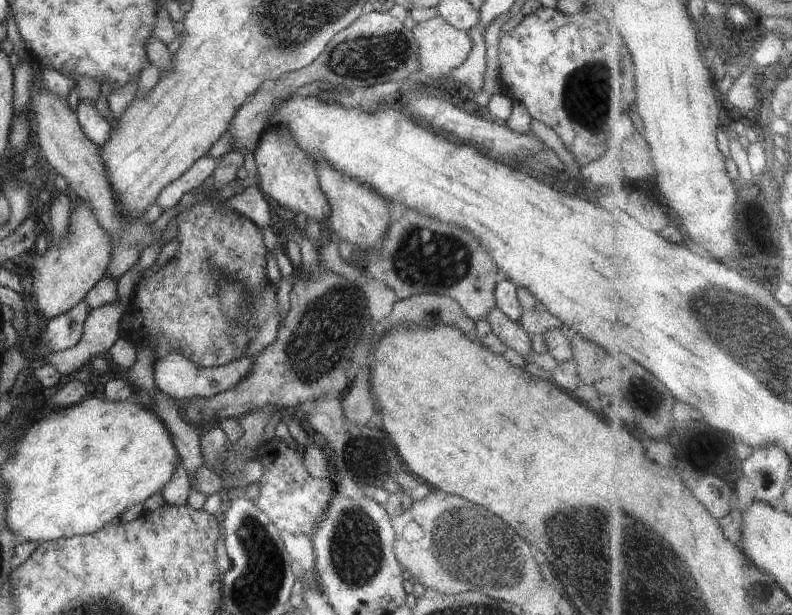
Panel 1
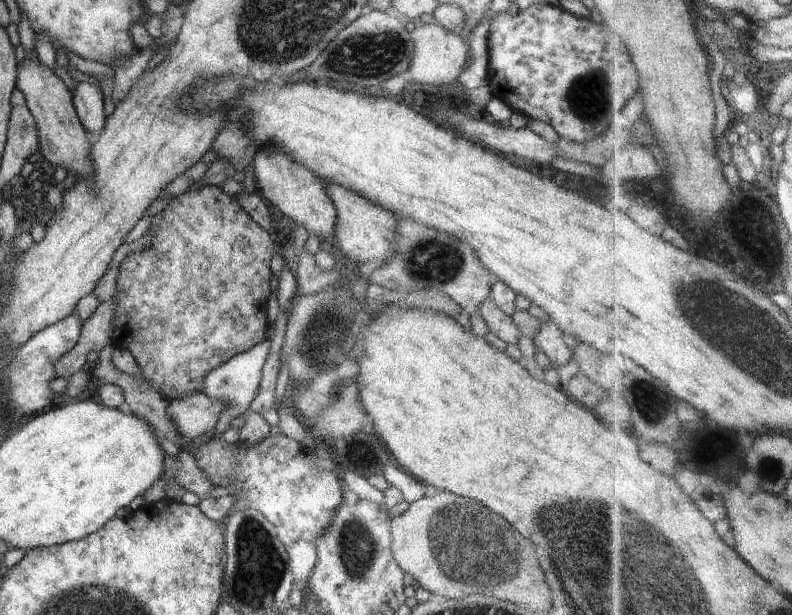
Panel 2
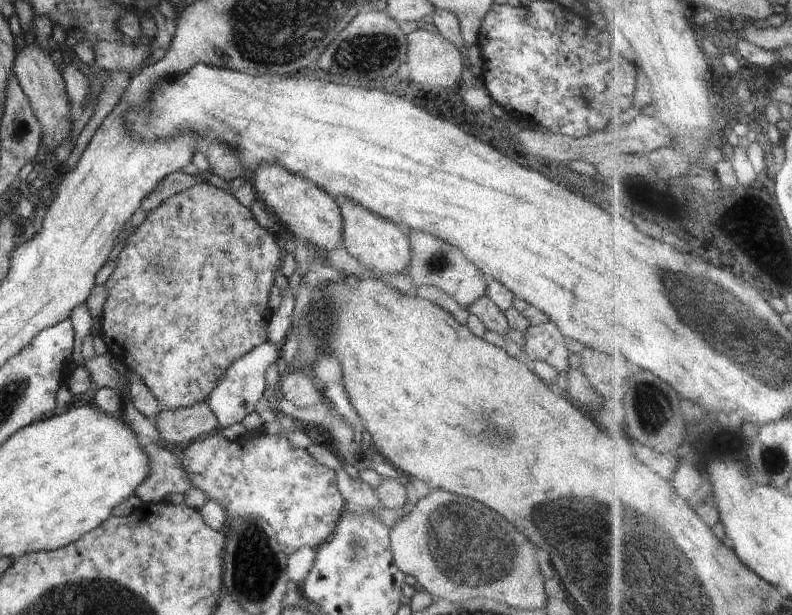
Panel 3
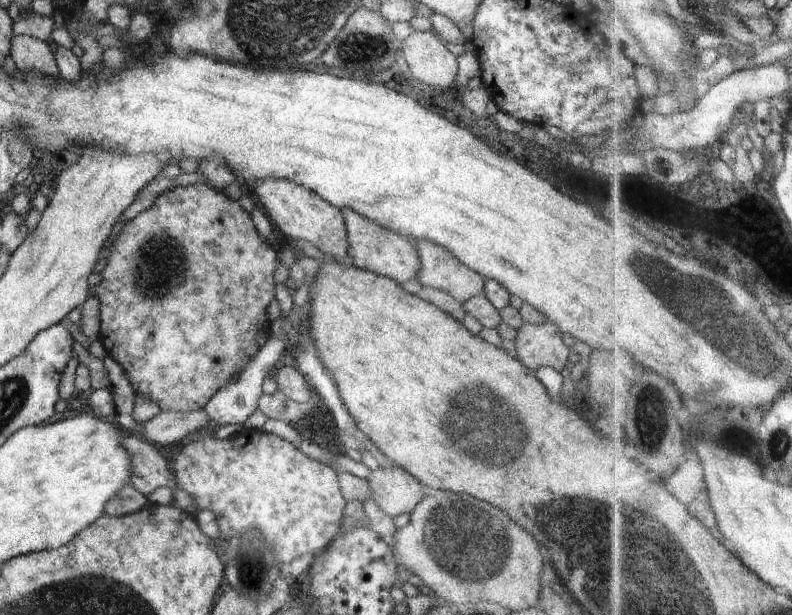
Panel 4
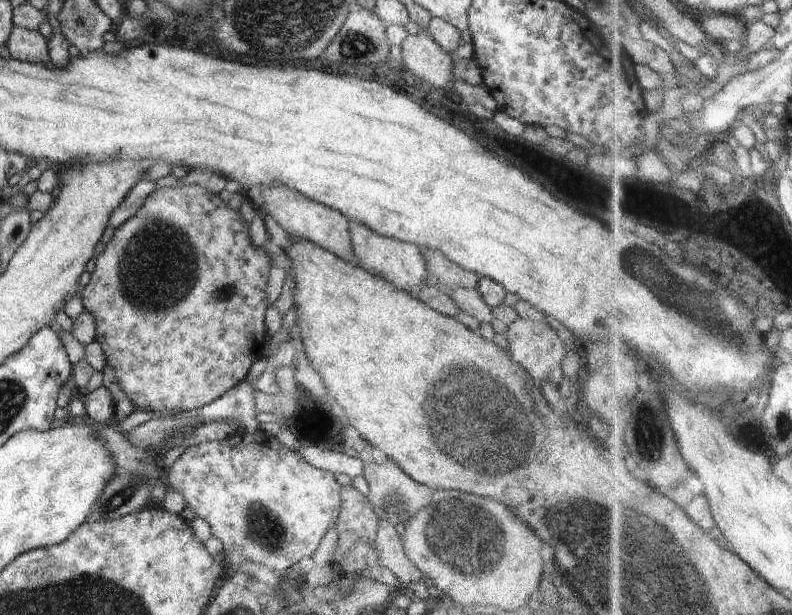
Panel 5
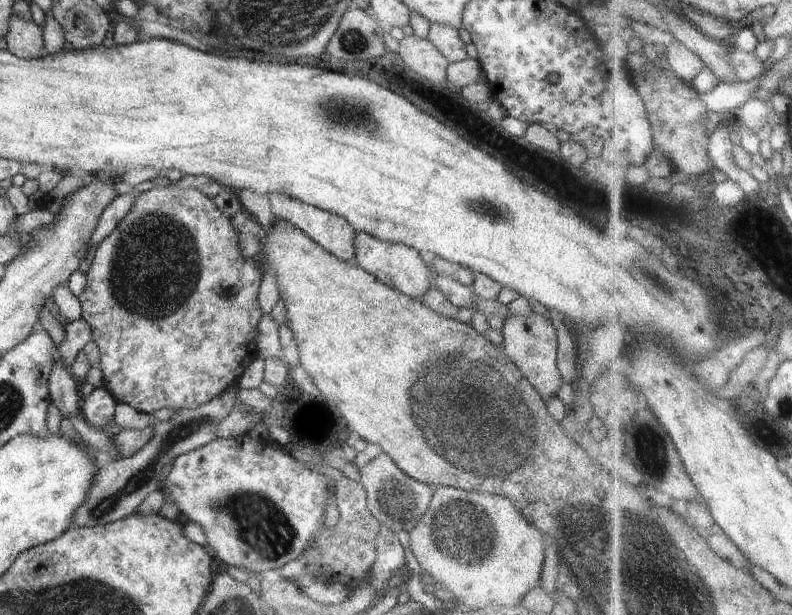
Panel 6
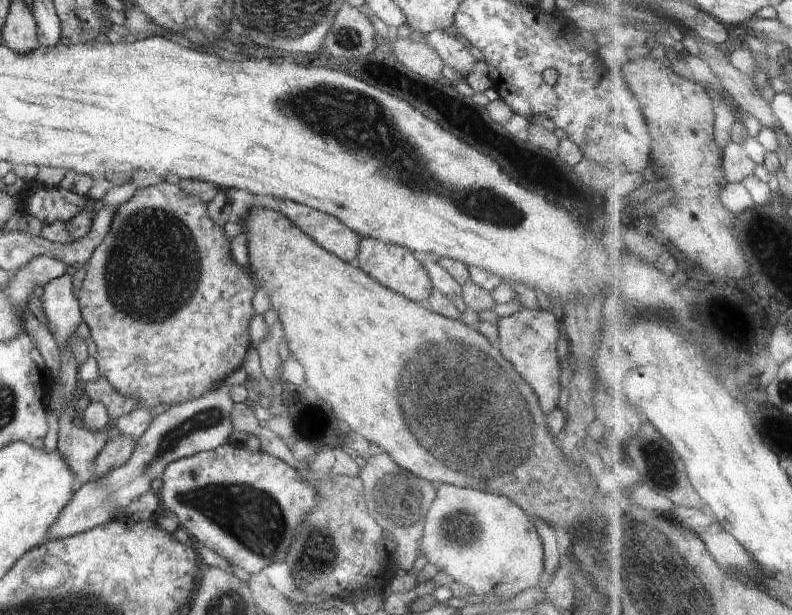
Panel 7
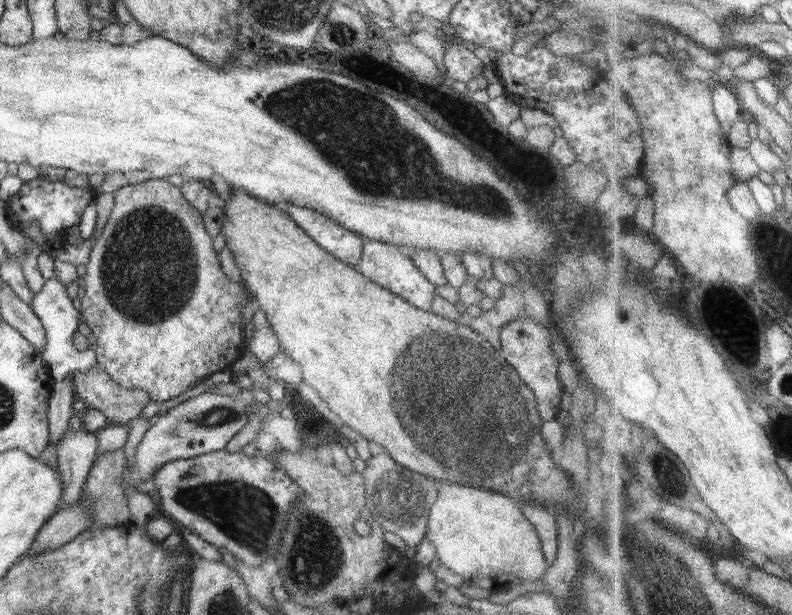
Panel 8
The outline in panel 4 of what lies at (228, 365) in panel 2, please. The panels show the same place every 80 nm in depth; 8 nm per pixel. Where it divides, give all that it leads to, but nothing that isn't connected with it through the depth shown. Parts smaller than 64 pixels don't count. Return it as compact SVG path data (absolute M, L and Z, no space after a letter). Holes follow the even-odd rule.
M286 333L279 335L270 335L266 344L258 351L258 354L247 364L245 369L224 388L221 388L203 408L210 420L214 420L218 424L241 424L256 412L259 408L259 398L262 393L262 382L267 376L270 368L274 366L275 362L280 360L280 356L289 350L289 342Z

